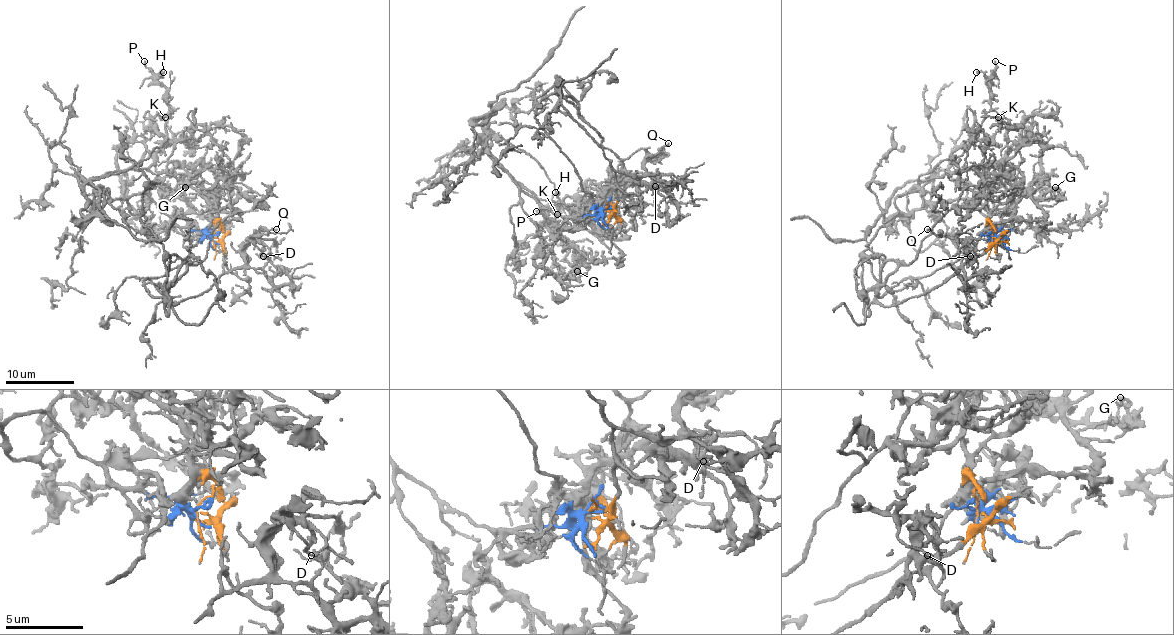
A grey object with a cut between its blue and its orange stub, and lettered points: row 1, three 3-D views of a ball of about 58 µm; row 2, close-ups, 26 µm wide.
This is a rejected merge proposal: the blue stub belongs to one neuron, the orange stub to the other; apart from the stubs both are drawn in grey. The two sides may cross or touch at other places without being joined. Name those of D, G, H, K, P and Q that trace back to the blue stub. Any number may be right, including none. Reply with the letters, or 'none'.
G, H, K, P

